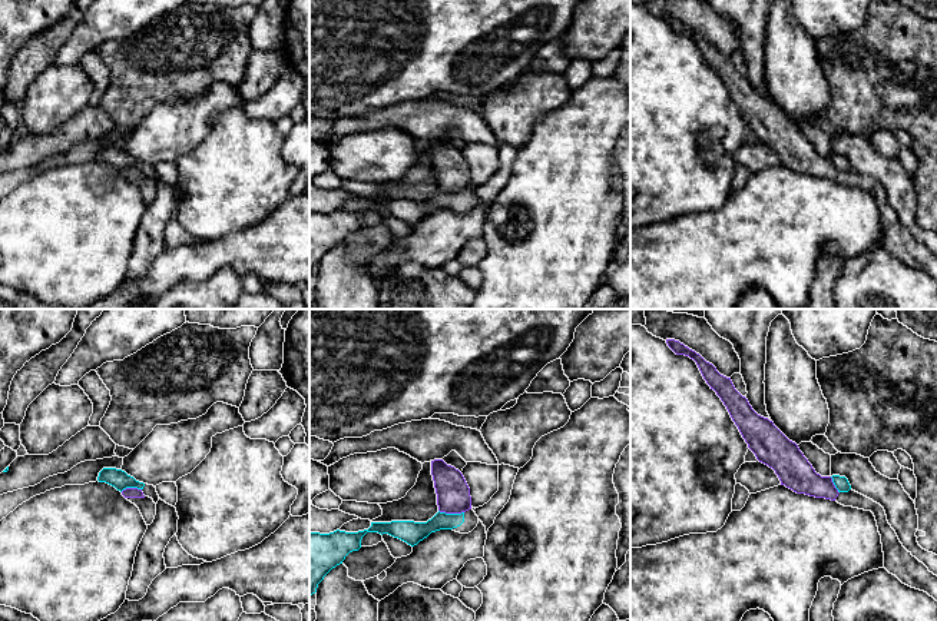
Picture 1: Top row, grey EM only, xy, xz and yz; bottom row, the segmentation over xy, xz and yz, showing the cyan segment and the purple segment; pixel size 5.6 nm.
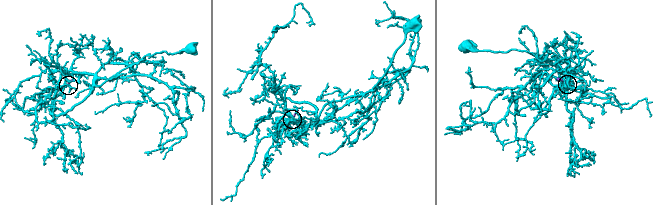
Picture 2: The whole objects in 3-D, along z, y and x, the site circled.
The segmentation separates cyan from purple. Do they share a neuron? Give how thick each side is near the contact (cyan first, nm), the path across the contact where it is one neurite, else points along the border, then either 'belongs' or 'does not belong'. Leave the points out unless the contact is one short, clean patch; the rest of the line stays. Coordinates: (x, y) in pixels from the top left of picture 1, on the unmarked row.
130 nm thick on the cyan side, 190 nm on the other; border along xz (439, 189), (463, 192); does not belong

